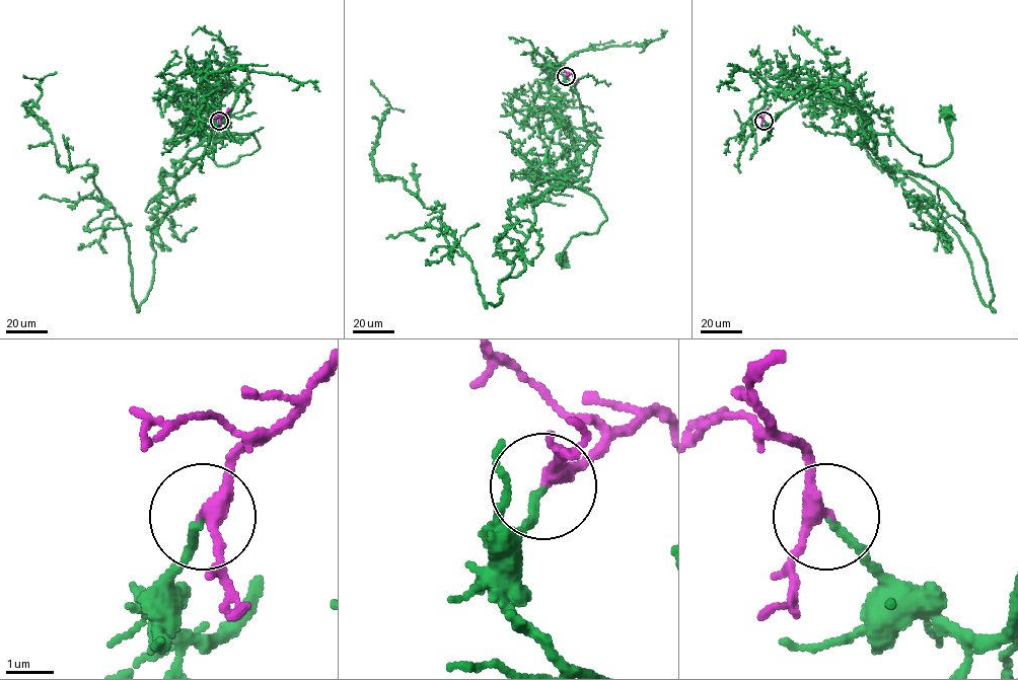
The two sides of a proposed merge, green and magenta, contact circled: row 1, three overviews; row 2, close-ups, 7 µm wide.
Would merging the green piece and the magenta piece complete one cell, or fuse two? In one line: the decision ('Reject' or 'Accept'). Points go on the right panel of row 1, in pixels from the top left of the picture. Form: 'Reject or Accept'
Accept

